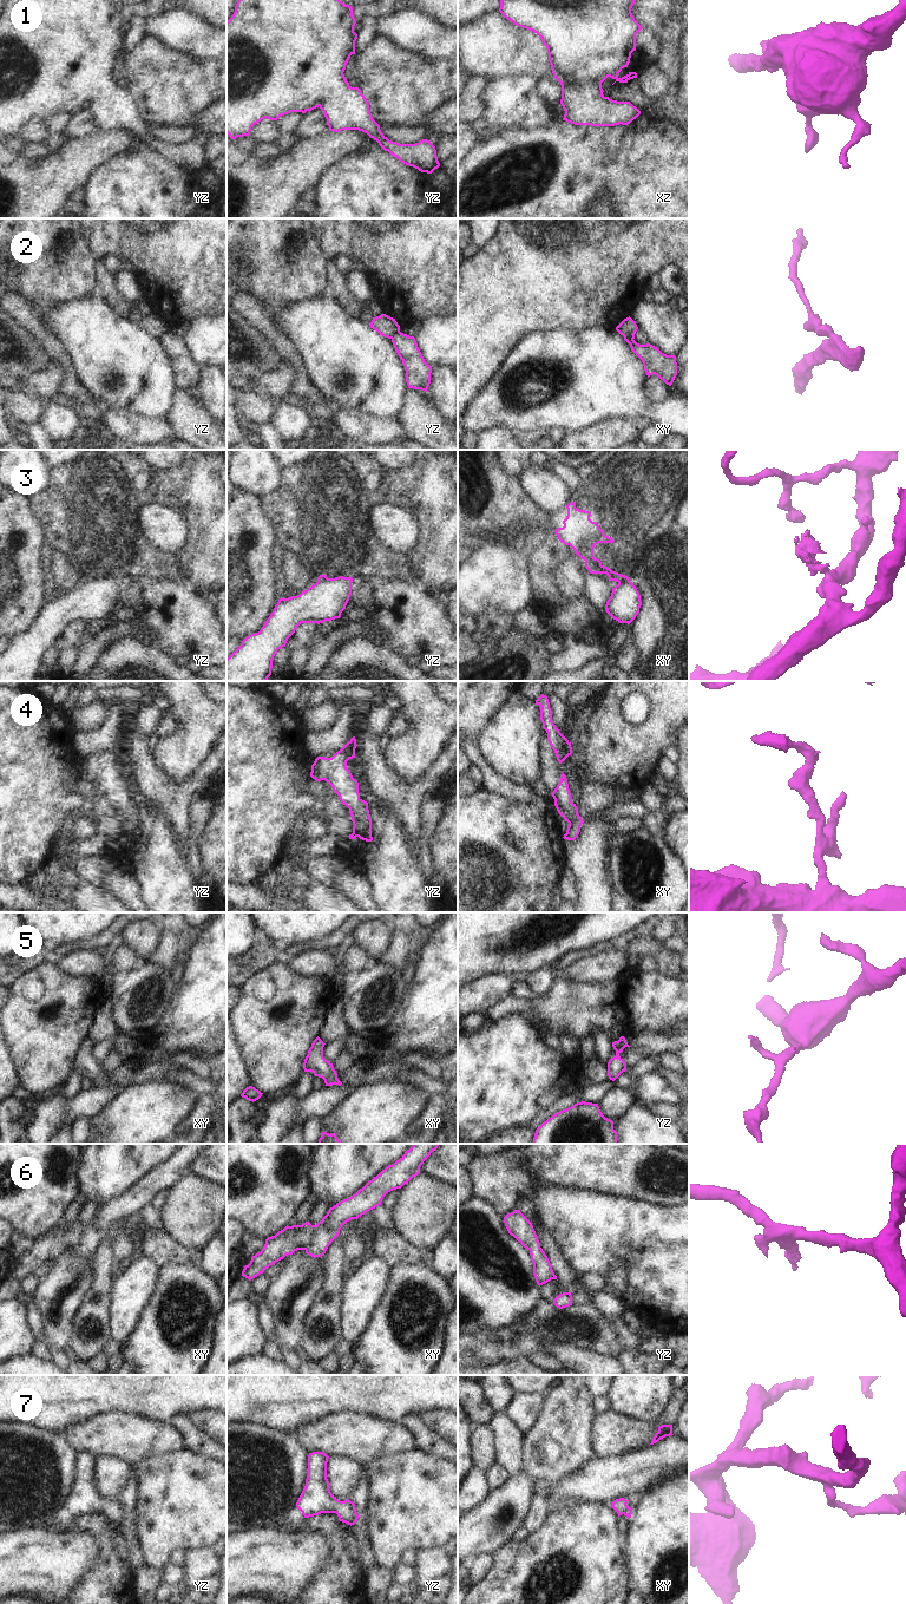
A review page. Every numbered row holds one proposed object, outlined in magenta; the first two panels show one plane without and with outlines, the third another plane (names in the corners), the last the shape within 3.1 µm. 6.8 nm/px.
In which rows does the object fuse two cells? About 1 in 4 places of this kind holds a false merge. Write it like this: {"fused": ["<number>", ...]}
{"fused": ["2", "3"]}

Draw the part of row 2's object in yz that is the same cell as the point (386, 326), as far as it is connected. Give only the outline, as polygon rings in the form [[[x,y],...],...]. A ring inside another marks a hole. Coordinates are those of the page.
[[[381,314],[380,316],[373,317],[369,326],[380,335],[388,339],[392,339],[395,334],[400,333],[400,326],[395,321],[395,319],[386,314]]]

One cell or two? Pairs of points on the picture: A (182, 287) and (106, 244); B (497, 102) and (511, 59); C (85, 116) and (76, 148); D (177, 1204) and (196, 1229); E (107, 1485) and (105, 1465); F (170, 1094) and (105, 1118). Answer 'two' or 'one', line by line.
A: one
B: two
C: two
D: one
E: one
F: one

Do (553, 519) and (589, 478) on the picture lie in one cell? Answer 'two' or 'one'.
one

